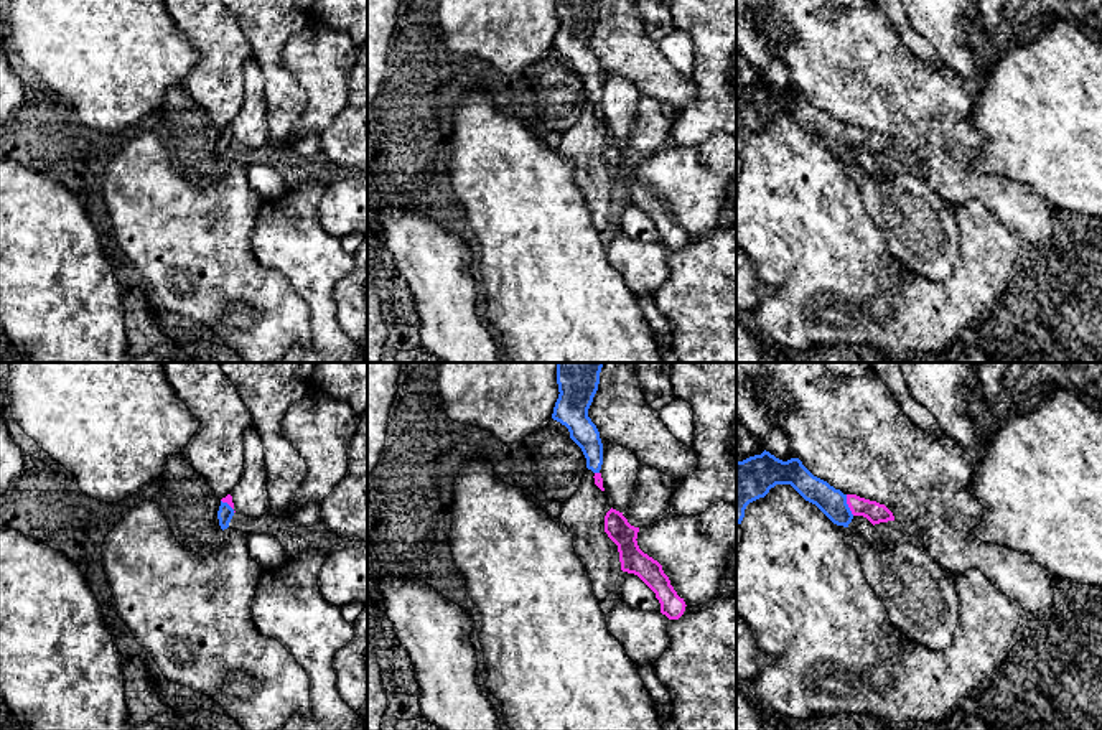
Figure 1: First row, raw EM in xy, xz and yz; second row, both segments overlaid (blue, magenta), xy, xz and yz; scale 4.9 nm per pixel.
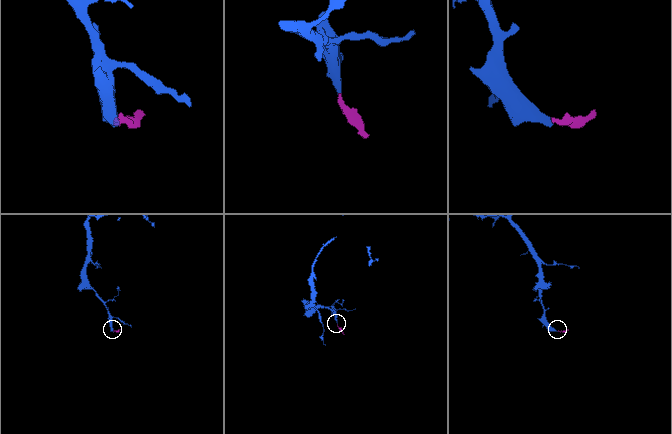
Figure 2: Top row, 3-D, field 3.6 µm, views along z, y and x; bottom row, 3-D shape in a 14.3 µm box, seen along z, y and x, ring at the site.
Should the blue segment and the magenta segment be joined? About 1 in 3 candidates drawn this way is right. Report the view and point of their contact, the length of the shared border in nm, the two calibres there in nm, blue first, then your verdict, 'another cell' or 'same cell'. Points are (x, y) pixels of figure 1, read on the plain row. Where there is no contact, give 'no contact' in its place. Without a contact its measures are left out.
yz (847, 135) | 110 nm | 140/100 nm | same cell

